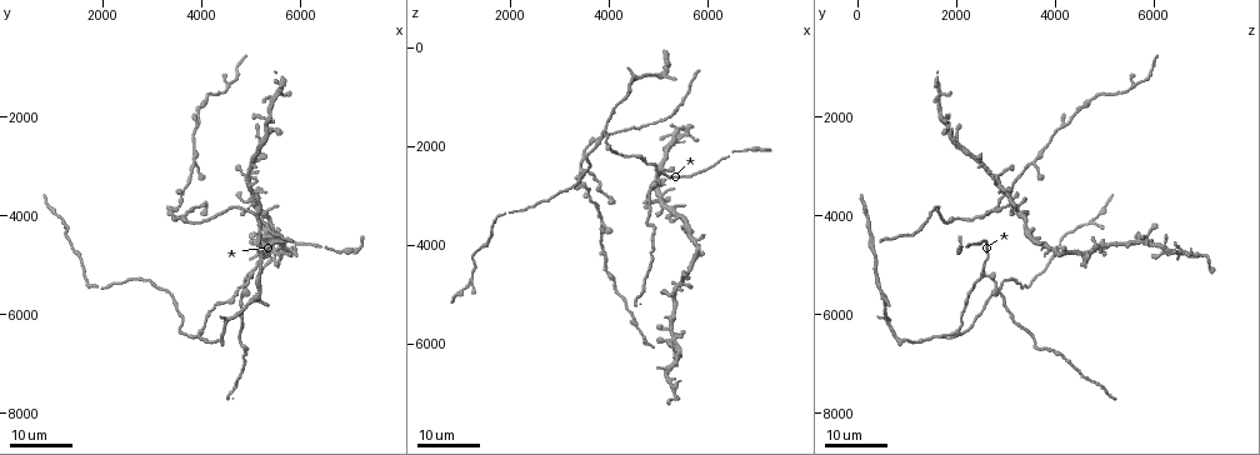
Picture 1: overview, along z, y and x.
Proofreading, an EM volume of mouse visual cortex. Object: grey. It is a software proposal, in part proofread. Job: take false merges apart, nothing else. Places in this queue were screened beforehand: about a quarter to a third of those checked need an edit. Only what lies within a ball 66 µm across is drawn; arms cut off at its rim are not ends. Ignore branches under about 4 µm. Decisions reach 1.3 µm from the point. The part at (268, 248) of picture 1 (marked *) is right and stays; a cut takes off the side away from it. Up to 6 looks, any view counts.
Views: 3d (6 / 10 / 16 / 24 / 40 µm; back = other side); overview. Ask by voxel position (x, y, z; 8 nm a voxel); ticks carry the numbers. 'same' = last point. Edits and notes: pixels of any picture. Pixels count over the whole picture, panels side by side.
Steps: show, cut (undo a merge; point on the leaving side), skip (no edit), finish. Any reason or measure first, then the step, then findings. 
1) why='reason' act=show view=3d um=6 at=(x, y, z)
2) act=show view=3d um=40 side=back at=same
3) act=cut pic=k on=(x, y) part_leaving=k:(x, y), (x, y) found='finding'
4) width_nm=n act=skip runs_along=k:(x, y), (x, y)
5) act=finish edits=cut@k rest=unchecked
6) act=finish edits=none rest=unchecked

why='arms part here' act=show view=3d um=24 at=(3850, 6450, 1700)

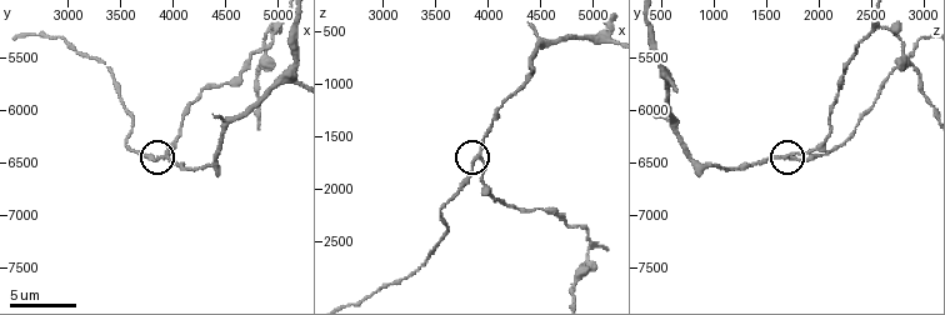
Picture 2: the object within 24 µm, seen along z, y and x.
act=show view=3d um=10 at=(3880, 6460, 1700)

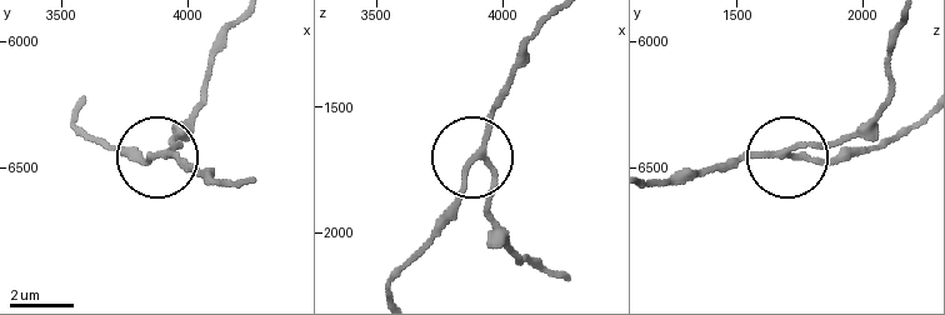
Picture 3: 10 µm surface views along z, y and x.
arms=3 act=skip runs_along=3:(900, 24), (879, 113), (823, 145), (696, 170) found='all the same neuron'

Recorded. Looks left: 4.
why='thick turns thin' act=show view=3d um=24 at=(4550, 1350, 5750)

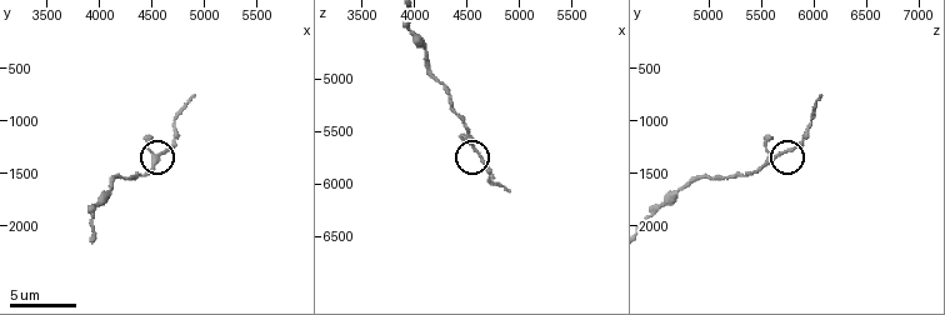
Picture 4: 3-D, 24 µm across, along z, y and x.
why='zoom in' act=show view=3d um=6 at=(4560, 1340, 5700)

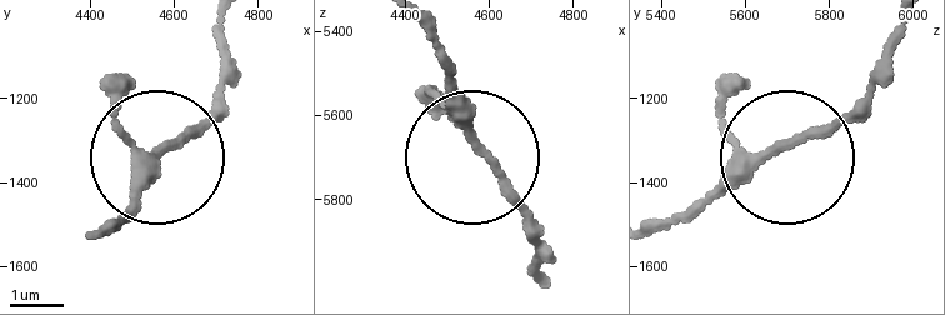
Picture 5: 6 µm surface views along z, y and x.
act=skip runs_along=5:(659, 231), (883, 75) found='continuous, no second neuron'

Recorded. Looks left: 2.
why='three arms meet' act=show view=3d um=10 at=(4960, 5220, 2560)

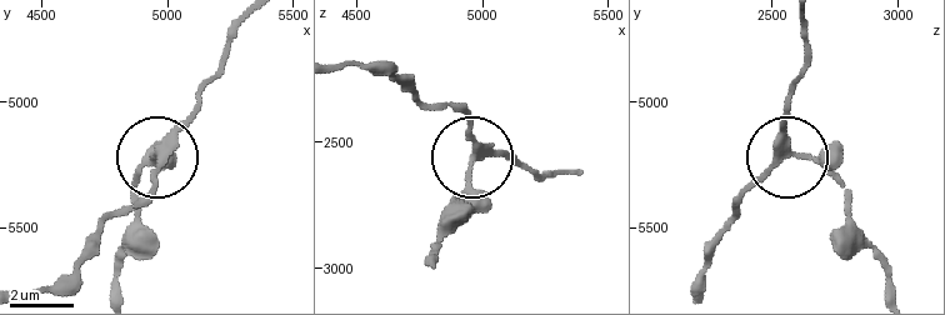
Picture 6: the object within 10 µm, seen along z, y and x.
act=skip runs_along=6:(800, 23), (808, 63), (784, 151), (845, 189) found='one neuron here'

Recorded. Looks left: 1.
act=finish edits=none rest=unchecked

